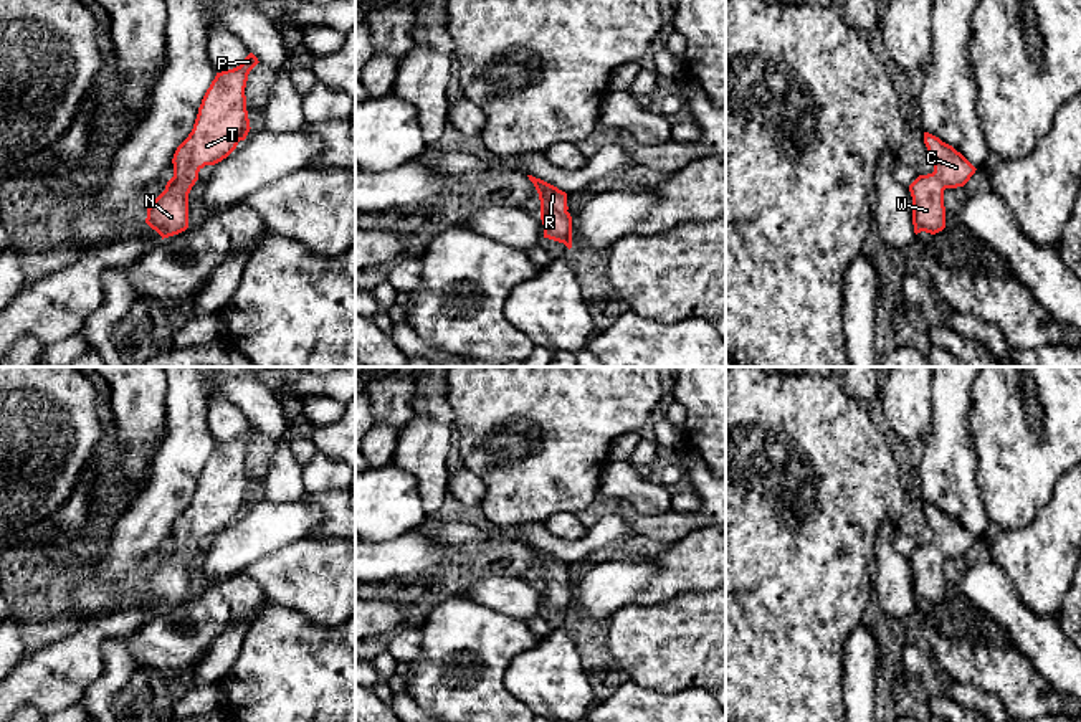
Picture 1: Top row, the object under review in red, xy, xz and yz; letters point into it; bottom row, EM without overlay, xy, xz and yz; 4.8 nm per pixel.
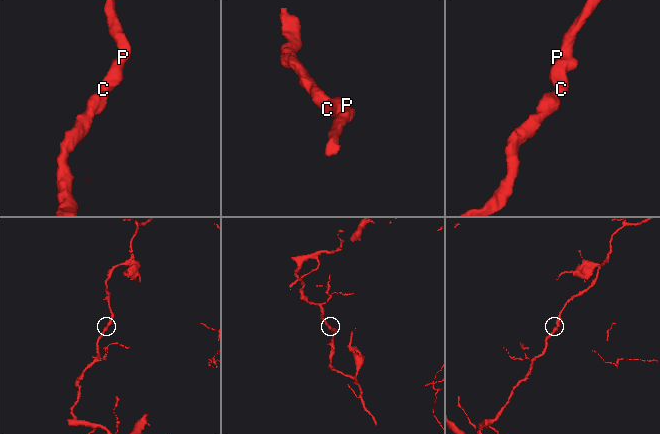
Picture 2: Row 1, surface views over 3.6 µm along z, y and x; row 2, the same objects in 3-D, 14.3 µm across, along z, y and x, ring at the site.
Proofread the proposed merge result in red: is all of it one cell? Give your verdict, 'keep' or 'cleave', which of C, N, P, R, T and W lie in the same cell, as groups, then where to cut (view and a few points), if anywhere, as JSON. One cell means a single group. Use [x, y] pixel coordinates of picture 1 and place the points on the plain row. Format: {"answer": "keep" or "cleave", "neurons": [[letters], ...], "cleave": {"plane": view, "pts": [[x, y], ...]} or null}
{"answer": "keep", "neurons": [["C", "N", "P", "R", "T", "W"]], "cleave": null}

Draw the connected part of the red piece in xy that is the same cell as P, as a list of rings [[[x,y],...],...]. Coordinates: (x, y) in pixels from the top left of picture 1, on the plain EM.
[[[250,423],[240,436],[217,443],[207,459],[192,502],[174,524],[174,547],[147,578],[145,593],[162,610],[188,598],[188,563],[198,542],[226,529],[246,509],[251,497],[245,458],[258,433]]]

